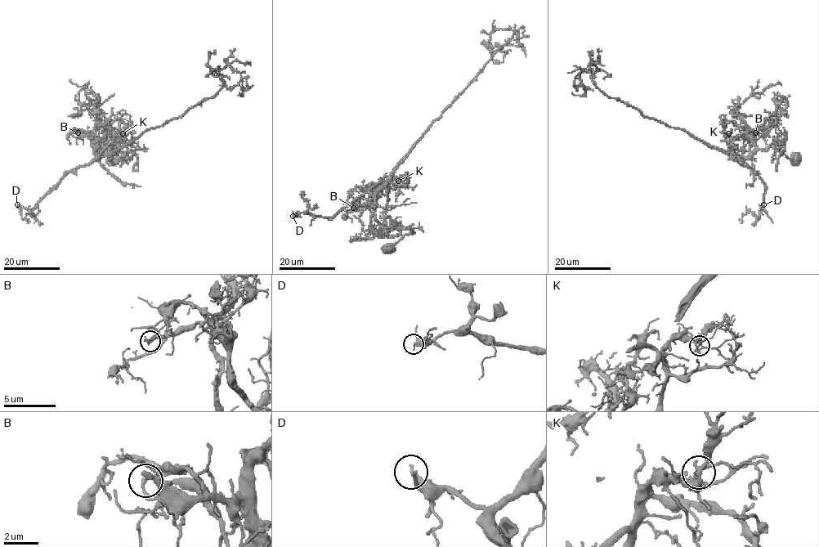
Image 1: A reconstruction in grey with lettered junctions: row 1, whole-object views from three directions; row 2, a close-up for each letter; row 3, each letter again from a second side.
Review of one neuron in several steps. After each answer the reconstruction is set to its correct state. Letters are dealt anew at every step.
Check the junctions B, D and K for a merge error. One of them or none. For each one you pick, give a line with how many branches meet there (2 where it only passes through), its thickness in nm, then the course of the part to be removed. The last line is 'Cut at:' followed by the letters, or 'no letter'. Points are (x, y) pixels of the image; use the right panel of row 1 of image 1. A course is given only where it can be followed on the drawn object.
B: branches 2; calibre 140 nm; course (755, 132), (750, 140), (752, 166), (755, 174), (749, 186)
Cut at: B

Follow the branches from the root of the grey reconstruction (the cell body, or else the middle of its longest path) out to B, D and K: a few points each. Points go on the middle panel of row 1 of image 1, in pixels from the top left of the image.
B: (388, 246), (396, 244), (403, 237), (388, 237), (375, 220), (374, 212), (369, 204), (364, 203), (353, 208)
D: (388, 246), (403, 237), (388, 237), (375, 220), (374, 194), (385, 181), (332, 217), (293, 216)
K: (388, 246), (396, 244), (403, 237), (388, 237), (375, 220), (374, 194), (391, 179), (398, 181)

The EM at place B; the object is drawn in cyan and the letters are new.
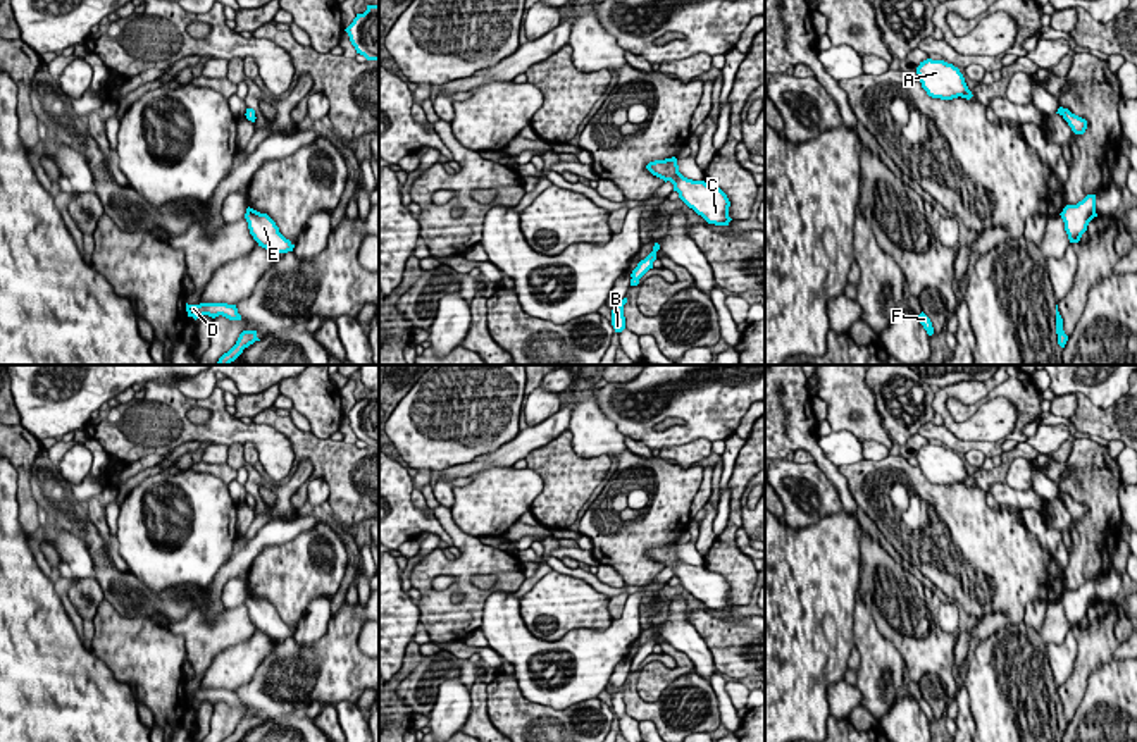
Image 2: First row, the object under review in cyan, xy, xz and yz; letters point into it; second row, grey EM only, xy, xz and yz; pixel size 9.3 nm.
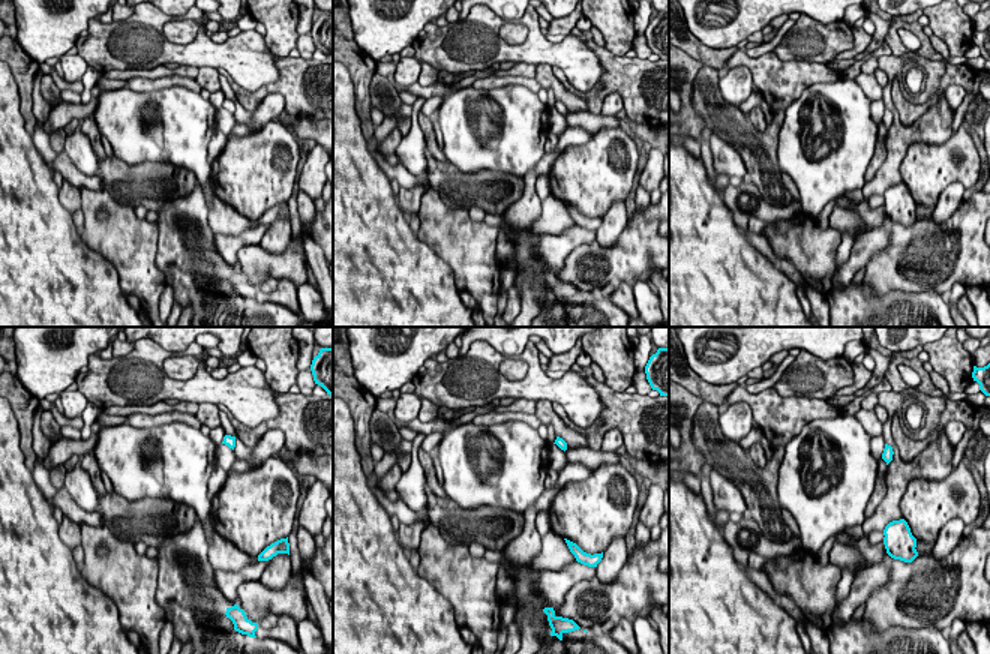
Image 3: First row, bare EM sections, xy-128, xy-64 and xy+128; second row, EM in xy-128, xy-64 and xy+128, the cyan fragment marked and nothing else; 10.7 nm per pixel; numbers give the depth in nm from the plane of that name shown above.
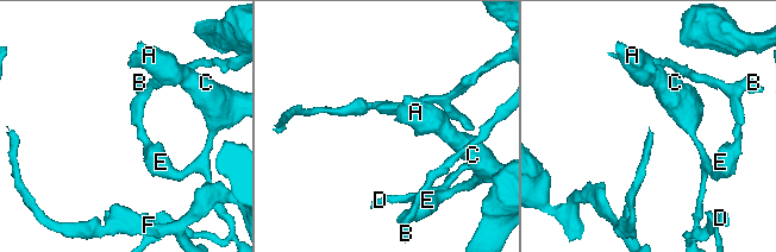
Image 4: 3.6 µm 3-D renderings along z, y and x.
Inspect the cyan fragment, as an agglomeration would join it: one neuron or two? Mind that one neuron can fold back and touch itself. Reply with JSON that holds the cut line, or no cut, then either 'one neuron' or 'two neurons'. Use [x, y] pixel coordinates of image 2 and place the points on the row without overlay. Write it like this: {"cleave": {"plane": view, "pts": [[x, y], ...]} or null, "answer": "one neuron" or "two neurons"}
{"cleave": {"plane": "xy", "pts": [[247, 494], [254, 507]]}, "answer": "two neurons"}

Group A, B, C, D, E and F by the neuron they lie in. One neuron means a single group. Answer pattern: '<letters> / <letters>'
A B C D E / F

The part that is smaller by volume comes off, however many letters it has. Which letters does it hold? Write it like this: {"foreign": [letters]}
{"foreign": ["A", "B", "C", "D", "E"]}

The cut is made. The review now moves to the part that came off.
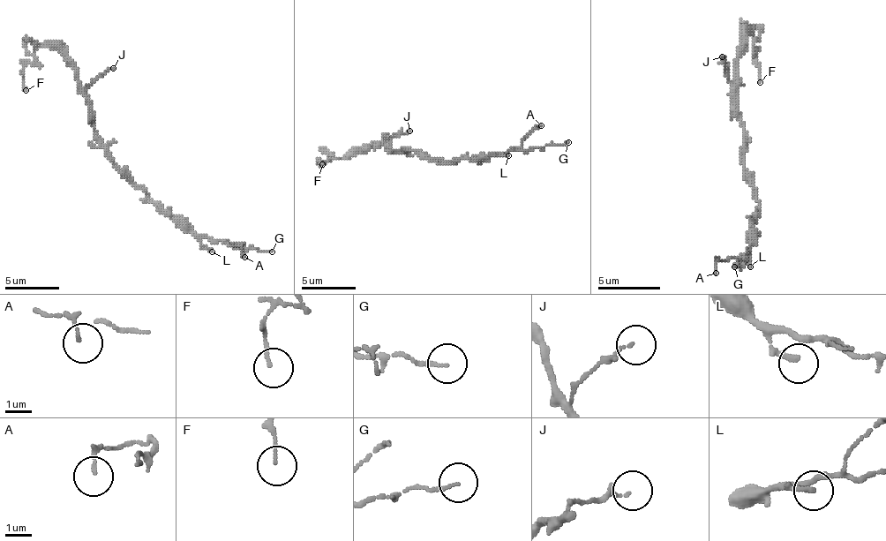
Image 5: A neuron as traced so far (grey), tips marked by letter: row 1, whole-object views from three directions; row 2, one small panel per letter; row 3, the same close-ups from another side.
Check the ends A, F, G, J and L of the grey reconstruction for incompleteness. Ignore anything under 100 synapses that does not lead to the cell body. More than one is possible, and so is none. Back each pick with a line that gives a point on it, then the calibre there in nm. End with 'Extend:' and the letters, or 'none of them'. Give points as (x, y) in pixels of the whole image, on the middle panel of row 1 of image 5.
Extend: none of them

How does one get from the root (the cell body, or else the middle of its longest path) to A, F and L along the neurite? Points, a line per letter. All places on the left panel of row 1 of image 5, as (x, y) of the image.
A: (113, 158), (157, 205), (173, 215), (179, 215), (198, 235), (239, 245), (244, 257)
F: (113, 158), (94, 128), (78, 71), (56, 49), (34, 52), (23, 68), (26, 90)
L: (113, 158), (157, 205), (168, 210), (212, 251)

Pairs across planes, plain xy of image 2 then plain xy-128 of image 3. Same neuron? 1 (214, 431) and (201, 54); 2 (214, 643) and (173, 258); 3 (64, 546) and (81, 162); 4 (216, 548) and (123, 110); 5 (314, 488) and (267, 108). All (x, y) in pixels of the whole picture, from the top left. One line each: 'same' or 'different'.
1: same
2: different
3: same
4: same
5: same

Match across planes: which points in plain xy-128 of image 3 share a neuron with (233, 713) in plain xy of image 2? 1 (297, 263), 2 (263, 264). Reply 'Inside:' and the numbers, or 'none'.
Inside: 1, 2

